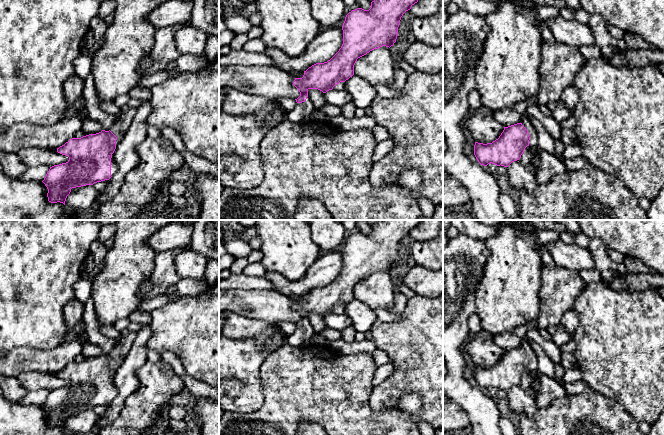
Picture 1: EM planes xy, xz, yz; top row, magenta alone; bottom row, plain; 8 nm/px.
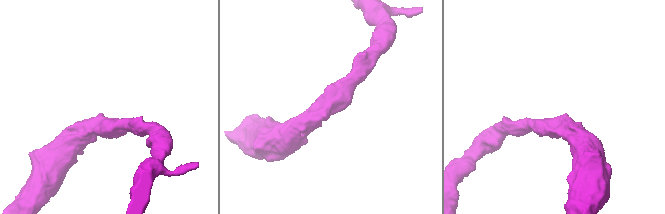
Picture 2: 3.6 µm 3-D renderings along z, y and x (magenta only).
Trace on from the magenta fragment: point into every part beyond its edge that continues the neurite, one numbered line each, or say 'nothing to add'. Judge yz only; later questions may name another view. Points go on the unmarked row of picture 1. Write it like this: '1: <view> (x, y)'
1: yz (526, 347)

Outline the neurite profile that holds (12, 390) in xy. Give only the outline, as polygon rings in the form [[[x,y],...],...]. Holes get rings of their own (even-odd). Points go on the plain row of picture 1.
[[[0,377],[0,388],[3,397],[14,403],[19,403],[28,393],[15,377]]]

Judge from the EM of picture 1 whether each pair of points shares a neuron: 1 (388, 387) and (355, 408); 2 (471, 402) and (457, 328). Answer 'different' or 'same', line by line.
1: different
2: same

